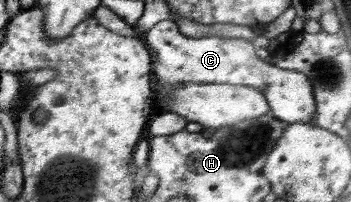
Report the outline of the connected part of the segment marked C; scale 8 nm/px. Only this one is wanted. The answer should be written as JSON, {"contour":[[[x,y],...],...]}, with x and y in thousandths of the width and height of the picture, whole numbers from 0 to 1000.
{"contour":[[[464,99],[444,114],[402,178],[439,282],[447,401],[501,436],[524,406],[641,411],[675,426],[718,426],[758,475],[775,569],[786,589],[832,609],[886,609],[906,515],[897,505],[886,381],[849,351],[821,351],[746,312],[718,233],[718,203],[692,188],[638,188],[627,173],[581,173],[547,188],[513,153],[513,114]]]}

